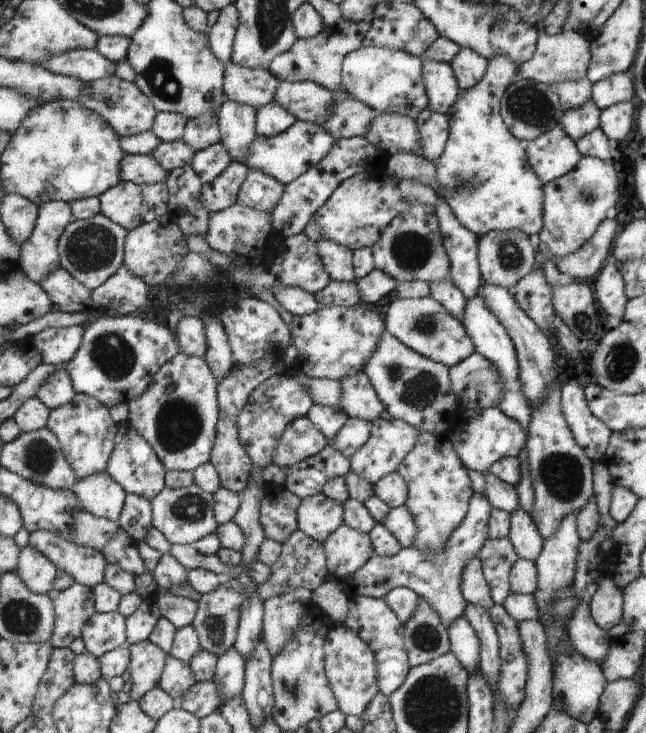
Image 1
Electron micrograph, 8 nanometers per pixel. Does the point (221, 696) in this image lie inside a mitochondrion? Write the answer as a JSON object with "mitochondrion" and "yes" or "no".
{"mitochondrion":"no"}

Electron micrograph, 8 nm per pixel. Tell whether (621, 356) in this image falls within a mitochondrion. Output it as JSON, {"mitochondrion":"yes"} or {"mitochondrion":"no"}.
{"mitochondrion":"yes"}

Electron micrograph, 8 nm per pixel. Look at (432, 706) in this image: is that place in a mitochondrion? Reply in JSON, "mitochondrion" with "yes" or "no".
{"mitochondrion":"yes"}

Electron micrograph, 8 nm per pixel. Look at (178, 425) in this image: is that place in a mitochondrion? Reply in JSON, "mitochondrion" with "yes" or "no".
{"mitochondrion":"yes"}

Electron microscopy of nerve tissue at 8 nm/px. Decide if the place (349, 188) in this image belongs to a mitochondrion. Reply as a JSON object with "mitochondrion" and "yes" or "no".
{"mitochondrion":"no"}

